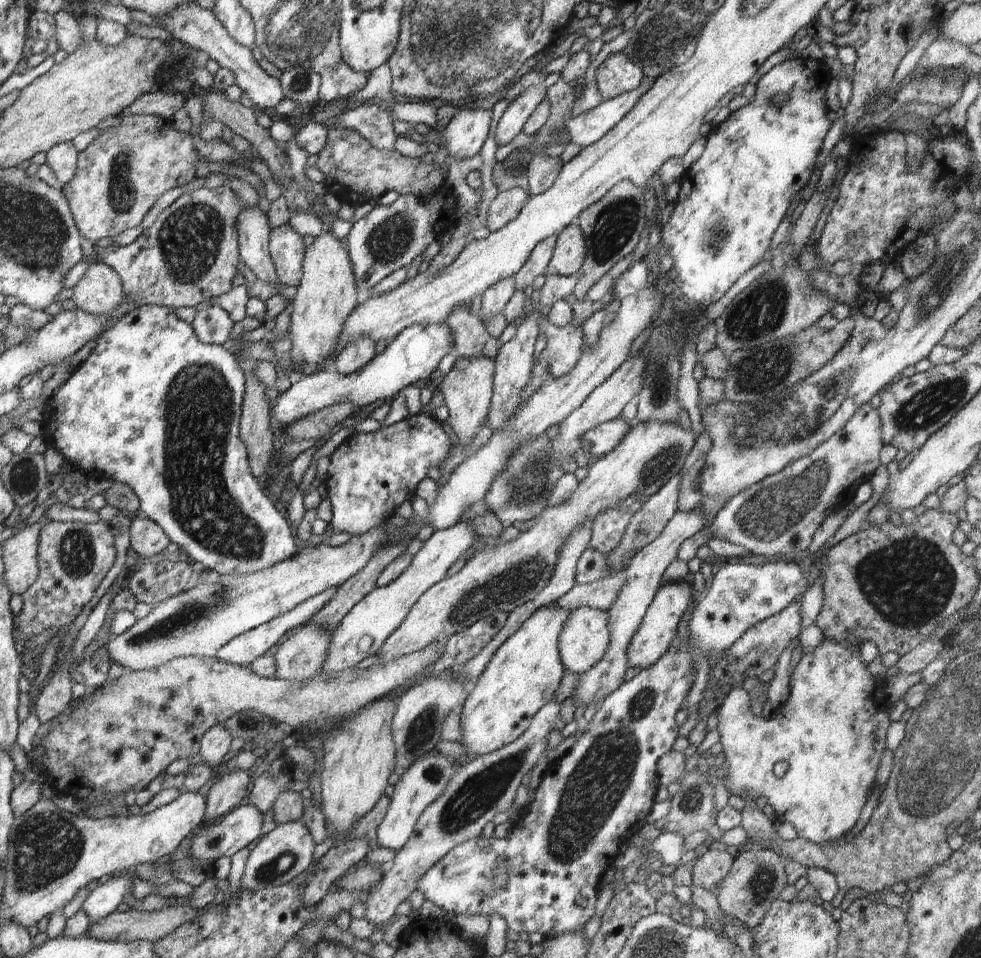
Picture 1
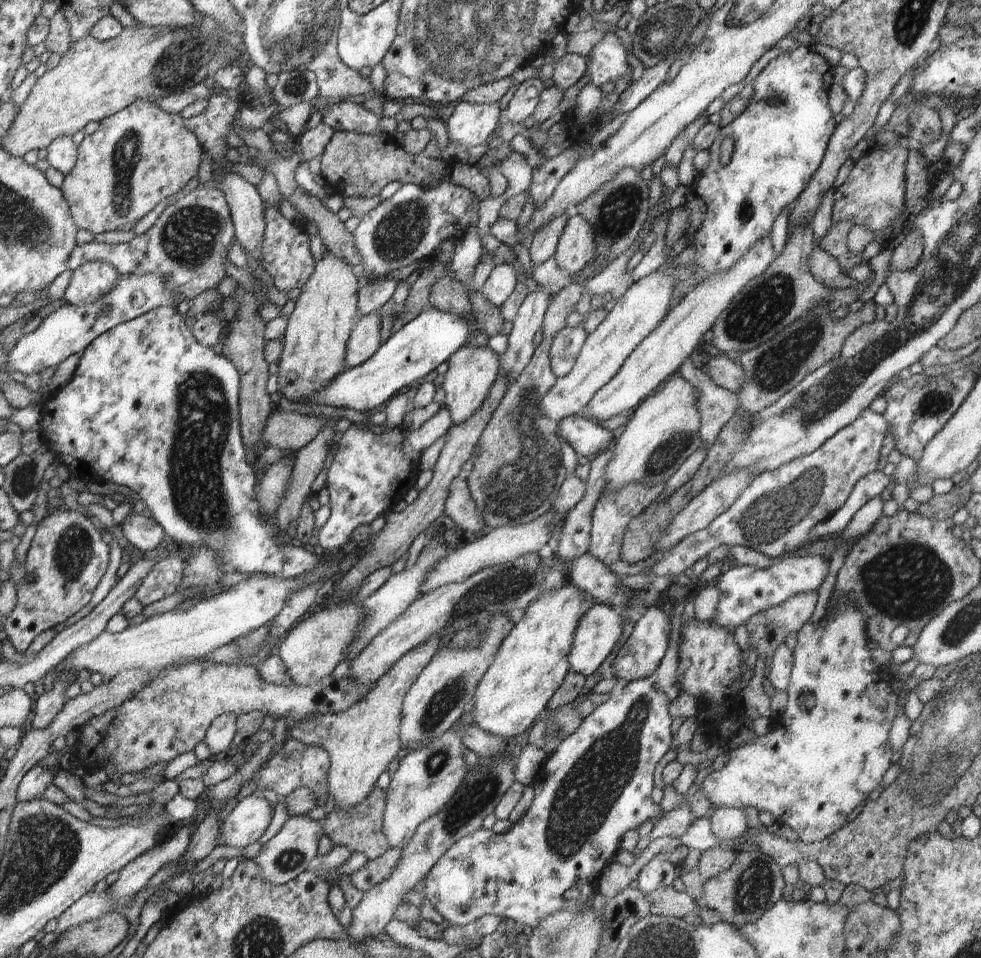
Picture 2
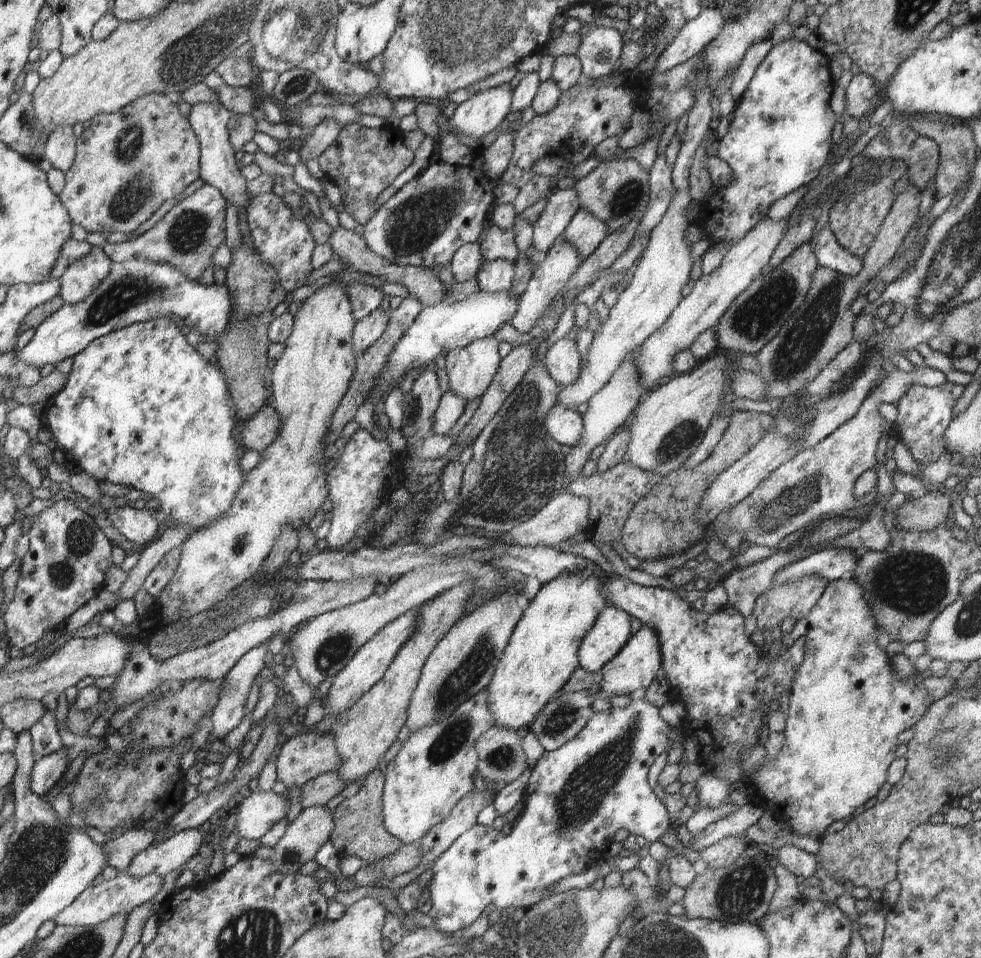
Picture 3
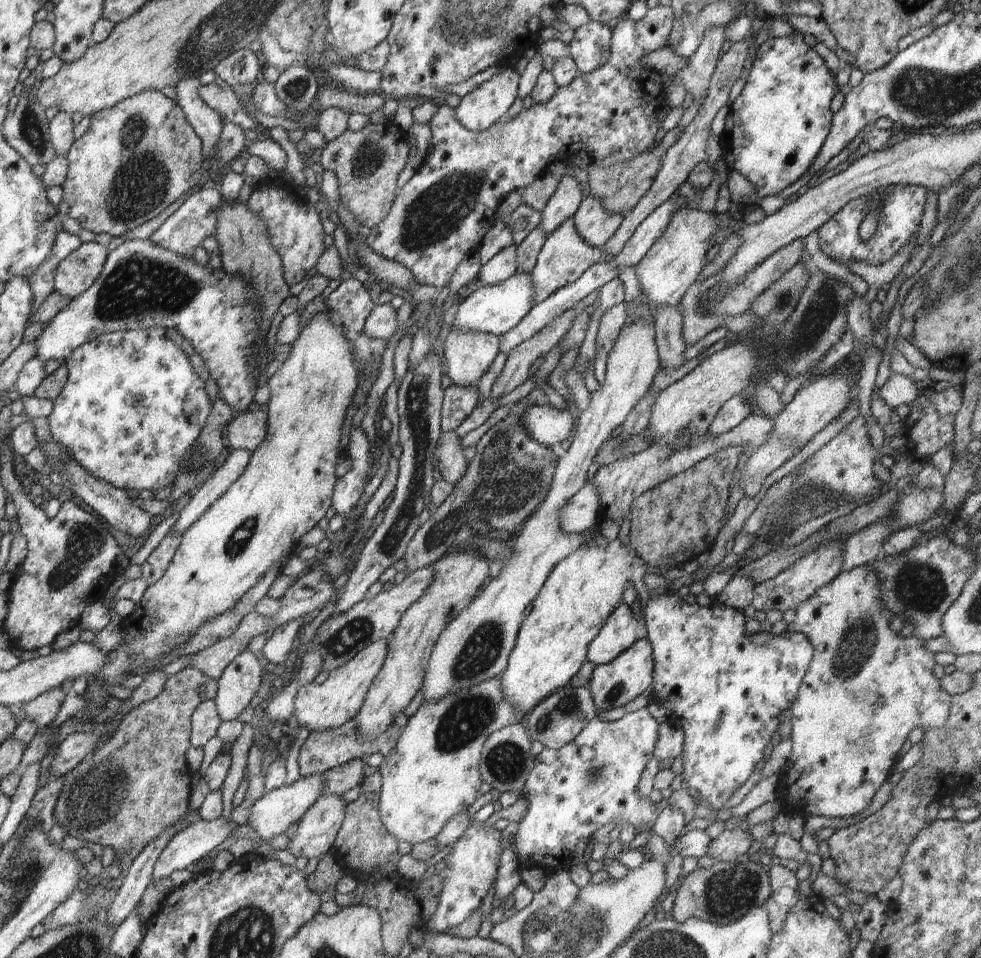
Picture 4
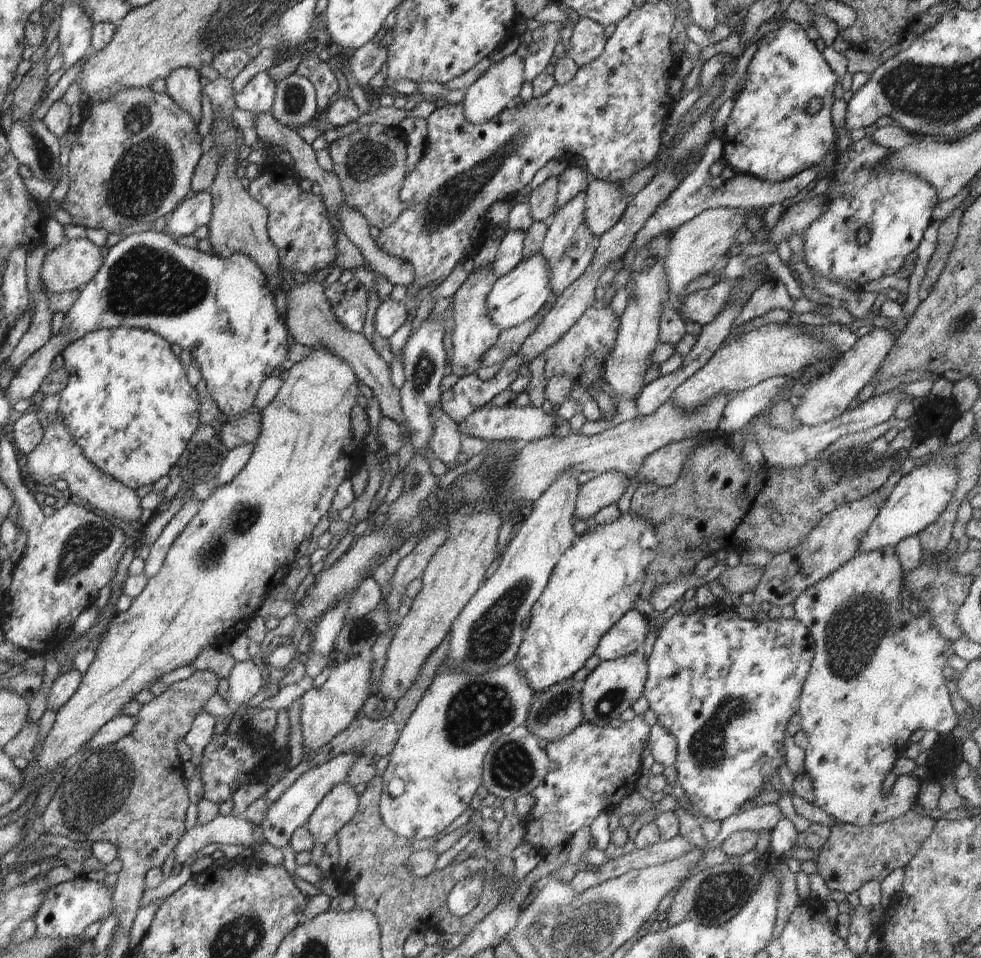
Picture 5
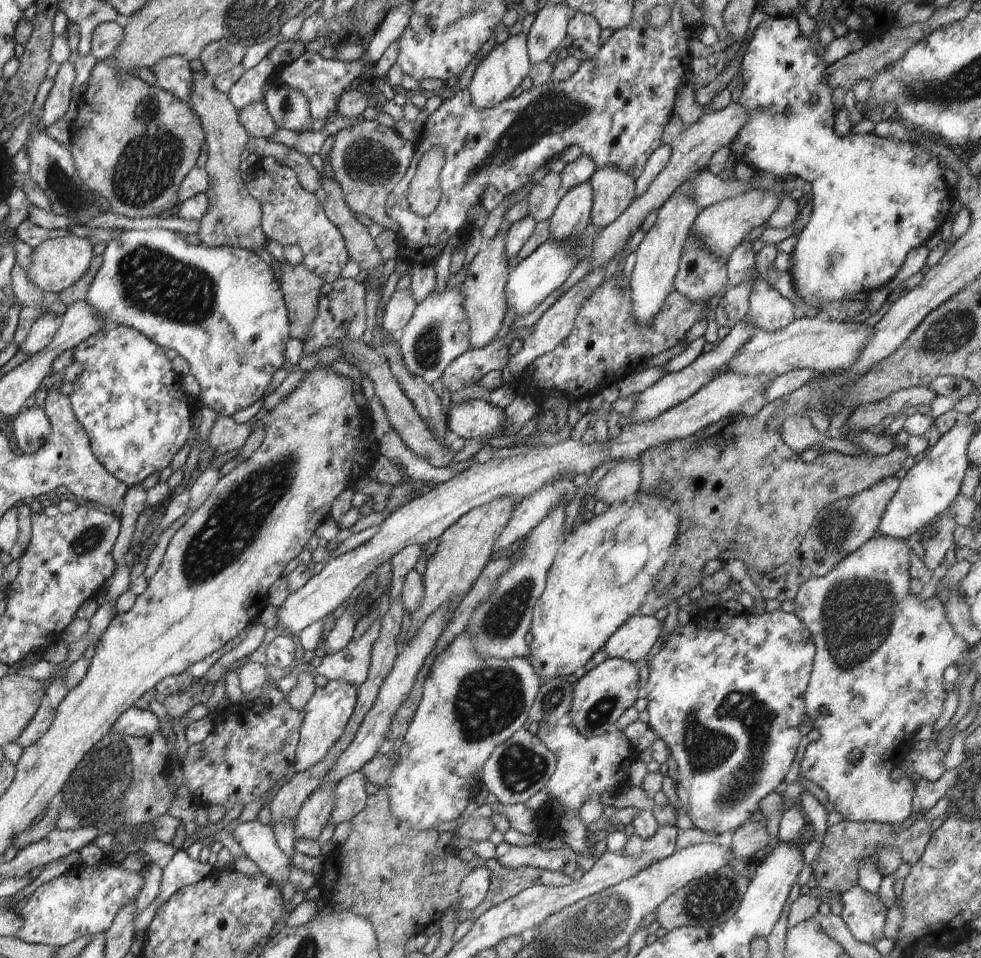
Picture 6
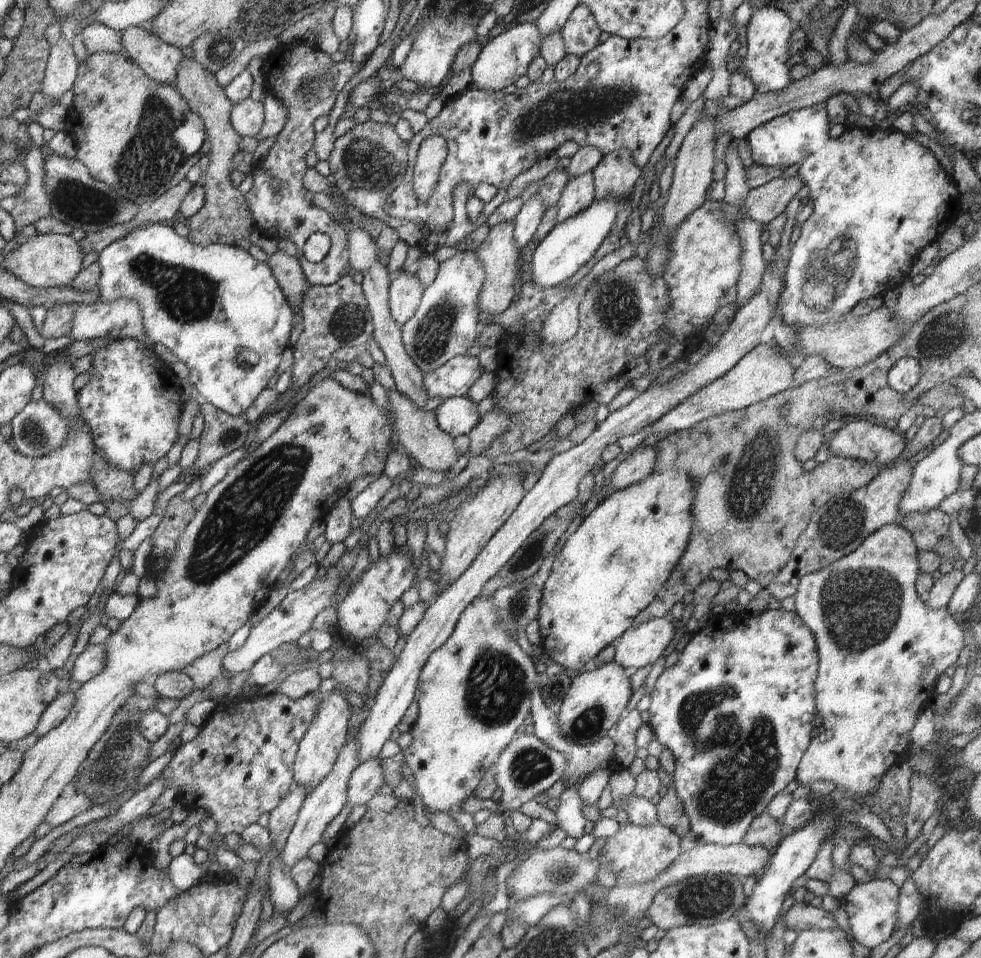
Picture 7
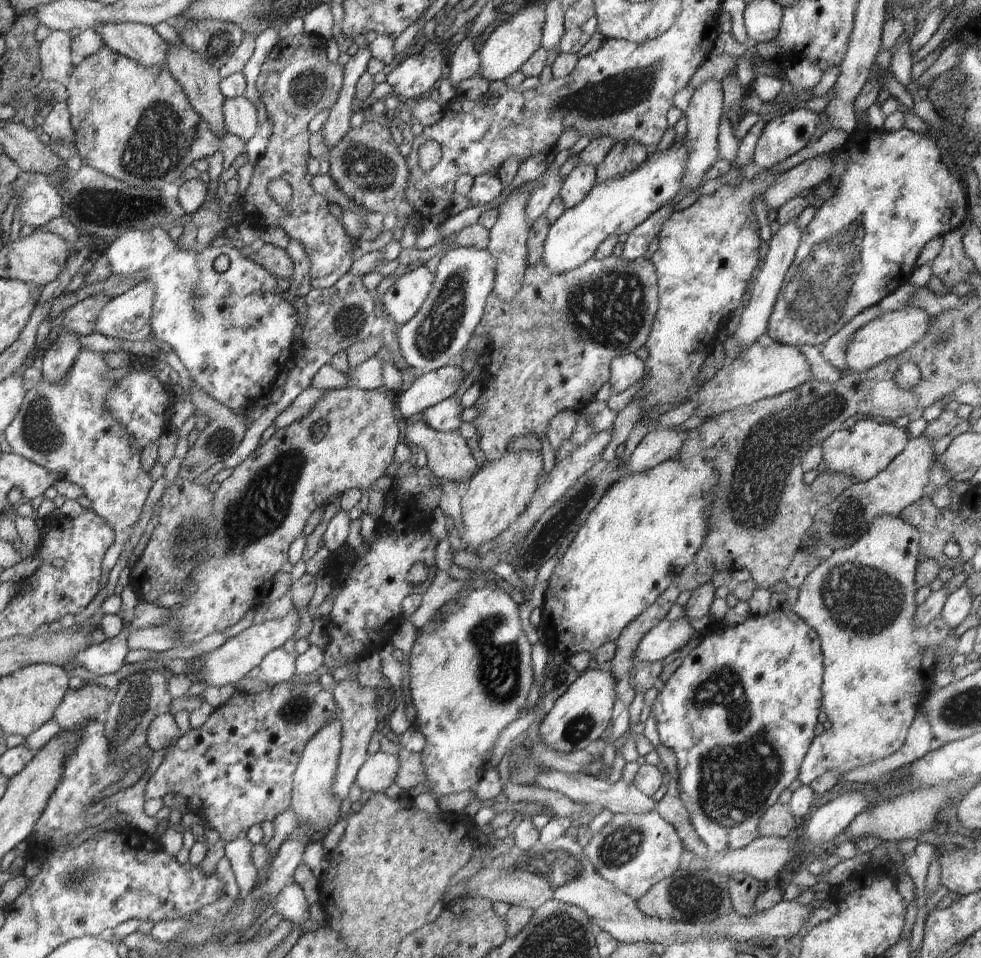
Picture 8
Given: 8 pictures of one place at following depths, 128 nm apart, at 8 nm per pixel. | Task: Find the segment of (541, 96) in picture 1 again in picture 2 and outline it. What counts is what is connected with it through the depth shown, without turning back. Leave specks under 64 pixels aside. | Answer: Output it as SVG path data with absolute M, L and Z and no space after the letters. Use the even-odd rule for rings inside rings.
M539 78L527 79L515 85L504 104L503 121L518 124L518 122L524 122L528 116L532 116L538 104L540 92L544 89L544 81Z

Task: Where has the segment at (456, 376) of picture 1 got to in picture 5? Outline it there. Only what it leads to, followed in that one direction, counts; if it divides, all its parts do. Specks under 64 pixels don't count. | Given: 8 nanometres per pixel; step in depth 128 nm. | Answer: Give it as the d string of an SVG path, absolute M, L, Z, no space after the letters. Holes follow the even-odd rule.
M492 262L481 267L477 265L474 266L474 270L453 296L454 326L452 330L452 358L449 363L451 363L452 372L458 378L477 373L478 369L482 367L484 354L498 342L501 331L496 324L492 324L488 310L486 310L486 298L498 280L498 276L494 274Z

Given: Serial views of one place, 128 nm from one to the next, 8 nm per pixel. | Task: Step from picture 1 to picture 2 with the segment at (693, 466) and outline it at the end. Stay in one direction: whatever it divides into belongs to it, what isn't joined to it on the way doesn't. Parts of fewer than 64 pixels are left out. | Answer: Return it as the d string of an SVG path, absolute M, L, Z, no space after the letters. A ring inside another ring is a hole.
M689 358L682 362L678 373L696 390L701 446L709 449L718 438L722 427L738 412L738 396L726 388L720 388L708 374L702 372L700 366L694 366Z

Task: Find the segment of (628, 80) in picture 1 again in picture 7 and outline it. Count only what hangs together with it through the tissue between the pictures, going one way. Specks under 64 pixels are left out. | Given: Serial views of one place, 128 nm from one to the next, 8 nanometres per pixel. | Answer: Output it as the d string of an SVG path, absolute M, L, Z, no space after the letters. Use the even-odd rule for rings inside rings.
M584 4L578 5L561 28L566 54L582 58L598 44L600 33L592 12Z

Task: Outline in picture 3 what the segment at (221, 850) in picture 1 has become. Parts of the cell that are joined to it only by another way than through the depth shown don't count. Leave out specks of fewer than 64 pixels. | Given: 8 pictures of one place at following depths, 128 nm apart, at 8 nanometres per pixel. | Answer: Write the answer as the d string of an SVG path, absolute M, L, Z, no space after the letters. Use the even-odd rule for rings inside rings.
M274 791L250 794L239 804L234 832L246 840L260 840L290 811L290 798Z

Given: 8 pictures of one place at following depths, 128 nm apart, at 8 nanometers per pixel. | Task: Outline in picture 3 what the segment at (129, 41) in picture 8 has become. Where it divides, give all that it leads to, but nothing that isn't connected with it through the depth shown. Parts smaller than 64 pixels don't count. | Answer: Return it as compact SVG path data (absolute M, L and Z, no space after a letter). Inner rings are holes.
M198 103L192 105L188 120L194 134L198 137L201 146L200 176L210 186L217 188L222 196L237 210L244 210L250 204L246 182L240 168L236 165L234 148L230 144L228 124L233 112L230 112L222 103Z

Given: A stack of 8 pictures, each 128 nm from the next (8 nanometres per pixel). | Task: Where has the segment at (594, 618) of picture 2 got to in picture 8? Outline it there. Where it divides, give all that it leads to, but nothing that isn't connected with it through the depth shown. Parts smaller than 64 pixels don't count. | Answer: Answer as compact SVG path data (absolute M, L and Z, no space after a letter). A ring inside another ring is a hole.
M686 617L675 621L664 619L640 640L635 663L662 661L685 646L694 644L696 635Z

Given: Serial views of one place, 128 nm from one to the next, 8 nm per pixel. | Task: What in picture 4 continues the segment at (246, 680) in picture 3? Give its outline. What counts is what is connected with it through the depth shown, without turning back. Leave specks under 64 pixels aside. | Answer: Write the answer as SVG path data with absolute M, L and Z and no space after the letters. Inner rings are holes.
M246 649L223 670L222 676L217 680L217 693L213 698L222 721L236 720L240 712L258 694L263 693L264 662Z

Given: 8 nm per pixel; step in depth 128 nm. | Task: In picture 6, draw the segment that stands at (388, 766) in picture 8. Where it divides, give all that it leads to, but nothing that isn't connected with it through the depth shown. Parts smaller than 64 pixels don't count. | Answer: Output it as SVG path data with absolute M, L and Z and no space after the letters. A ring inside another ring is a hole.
M361 771L349 774L339 781L334 790L334 810L329 824L350 822L365 806L368 800L366 776Z

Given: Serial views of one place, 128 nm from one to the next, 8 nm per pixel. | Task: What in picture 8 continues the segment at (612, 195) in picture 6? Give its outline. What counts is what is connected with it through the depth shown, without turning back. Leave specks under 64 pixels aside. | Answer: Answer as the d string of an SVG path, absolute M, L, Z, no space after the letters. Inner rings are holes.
M634 138L614 143L606 158L596 167L596 183L602 184L604 180L620 178L634 172L640 164L644 164L646 156L644 146Z

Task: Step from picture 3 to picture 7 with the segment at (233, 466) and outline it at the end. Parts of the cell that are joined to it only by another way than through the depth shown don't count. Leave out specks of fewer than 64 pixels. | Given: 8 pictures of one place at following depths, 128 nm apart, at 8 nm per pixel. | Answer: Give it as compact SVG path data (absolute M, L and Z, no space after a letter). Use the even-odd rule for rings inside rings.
M132 338L114 339L108 348L92 355L90 382L77 392L78 408L84 423L92 432L96 452L108 460L110 466L118 466L128 474L135 475L140 464L155 465L164 458L178 438L178 420L183 411L184 389L170 366L153 349Z

